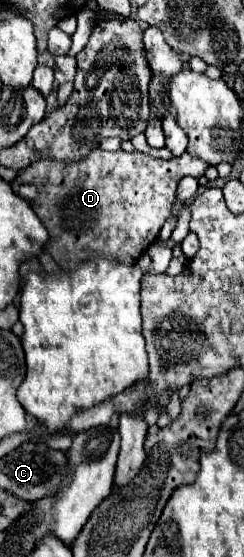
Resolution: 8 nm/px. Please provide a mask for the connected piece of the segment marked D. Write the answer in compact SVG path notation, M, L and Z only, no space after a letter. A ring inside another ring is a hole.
M96 148L76 162L38 160L20 172L18 182L38 188L38 198L30 204L50 236L44 250L58 266L74 268L78 260L90 260L96 254L110 254L122 264L134 264L158 240L158 232L176 202L178 182L184 176L204 176L208 166L206 160L188 152L180 158L160 160L136 150L106 152Z

